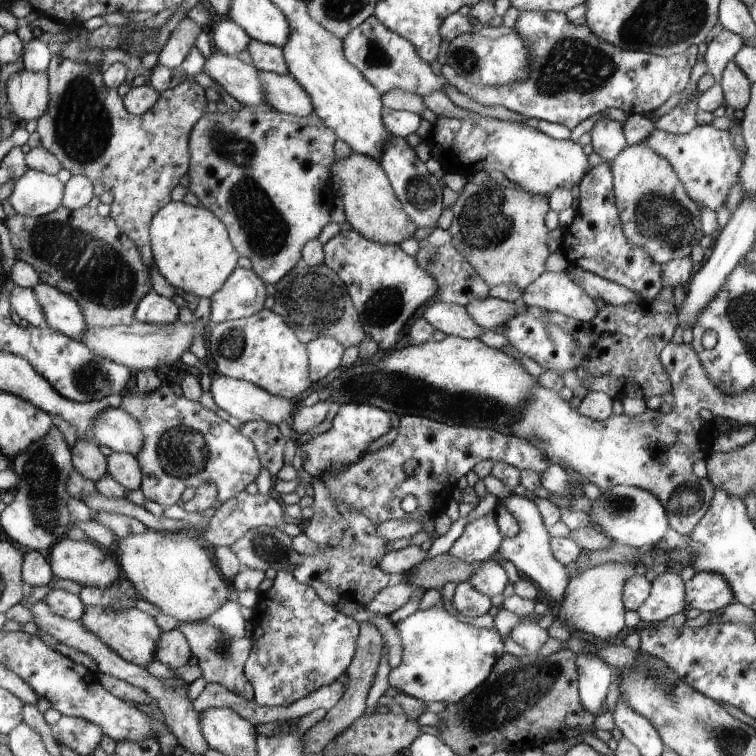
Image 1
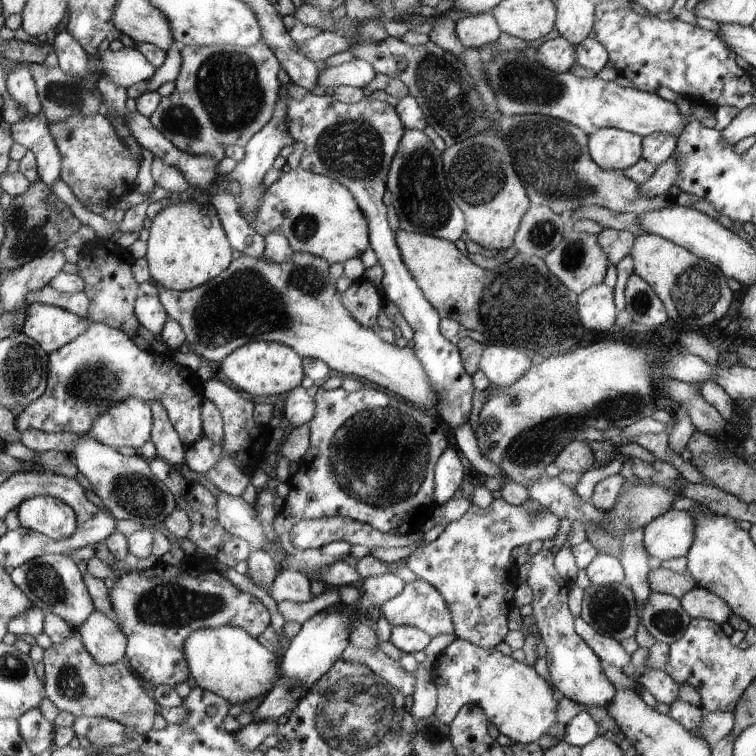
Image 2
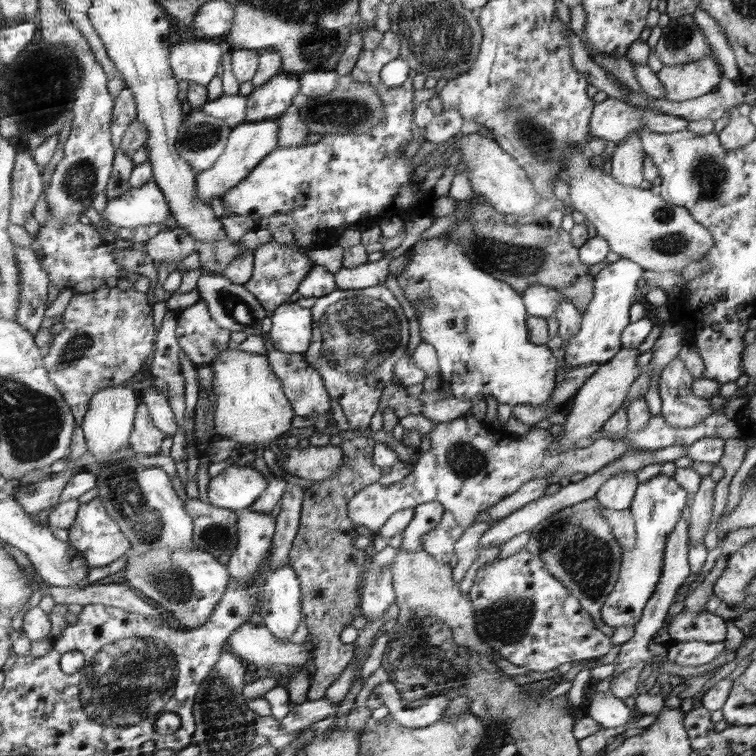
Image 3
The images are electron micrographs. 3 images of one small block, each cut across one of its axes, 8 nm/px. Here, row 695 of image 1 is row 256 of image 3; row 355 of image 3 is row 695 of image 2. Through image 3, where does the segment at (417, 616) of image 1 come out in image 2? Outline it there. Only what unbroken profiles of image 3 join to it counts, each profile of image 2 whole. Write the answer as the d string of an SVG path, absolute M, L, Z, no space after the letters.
M457 638L436 657L431 668L431 675L438 696L438 706L434 715L444 724L449 725L459 714L460 708L466 704L476 704L487 713L488 722L496 726L500 734L510 738L512 743L534 744L538 743L540 736L546 732L546 728L556 720L556 700L548 682L531 665L518 662L495 649L480 648L479 645Z

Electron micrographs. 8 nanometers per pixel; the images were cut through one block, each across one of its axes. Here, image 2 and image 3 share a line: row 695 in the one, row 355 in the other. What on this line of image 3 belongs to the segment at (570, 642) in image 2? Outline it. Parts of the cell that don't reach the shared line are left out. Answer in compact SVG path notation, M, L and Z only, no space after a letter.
M620 258L608 263L604 269L595 275L594 295L588 303L588 309L582 311L580 331L564 342L564 368L582 366L590 362L604 364L614 358L622 350L624 328L628 326L628 310L634 302L638 280L642 278L642 267L635 261Z

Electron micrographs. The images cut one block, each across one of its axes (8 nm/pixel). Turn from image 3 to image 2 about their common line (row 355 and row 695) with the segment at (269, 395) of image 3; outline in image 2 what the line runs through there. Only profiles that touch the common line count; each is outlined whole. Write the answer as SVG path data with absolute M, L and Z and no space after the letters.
M220 626L220 628L200 628L184 642L184 656L191 668L191 675L198 687L224 697L231 705L262 702L264 694L272 688L278 678L276 656L266 650L256 638L252 638L243 628Z

